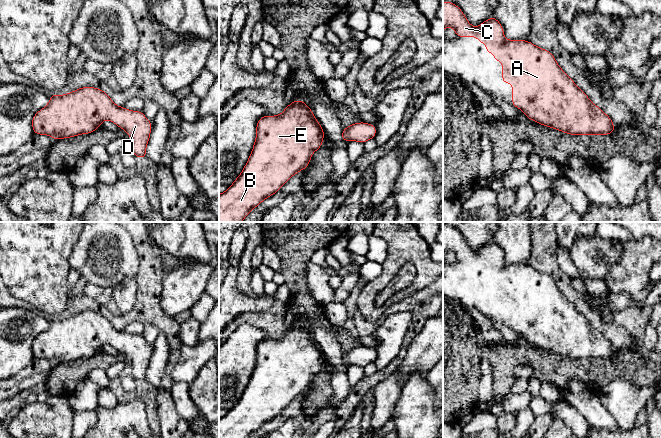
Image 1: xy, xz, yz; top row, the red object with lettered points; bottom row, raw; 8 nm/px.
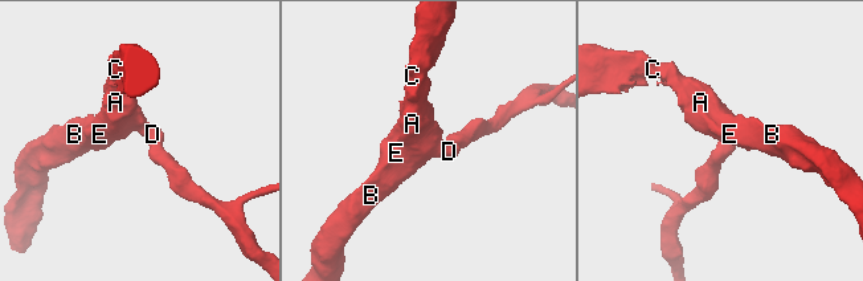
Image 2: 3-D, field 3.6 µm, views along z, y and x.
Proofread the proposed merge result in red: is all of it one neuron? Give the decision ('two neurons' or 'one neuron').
one neuron

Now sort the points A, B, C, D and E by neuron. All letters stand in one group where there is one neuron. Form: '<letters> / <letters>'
A B C D E

